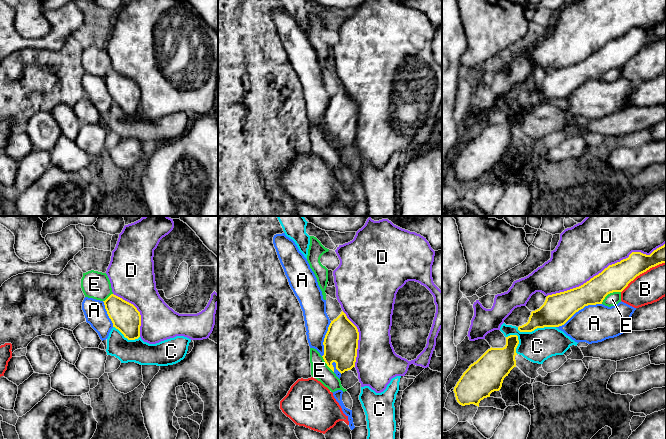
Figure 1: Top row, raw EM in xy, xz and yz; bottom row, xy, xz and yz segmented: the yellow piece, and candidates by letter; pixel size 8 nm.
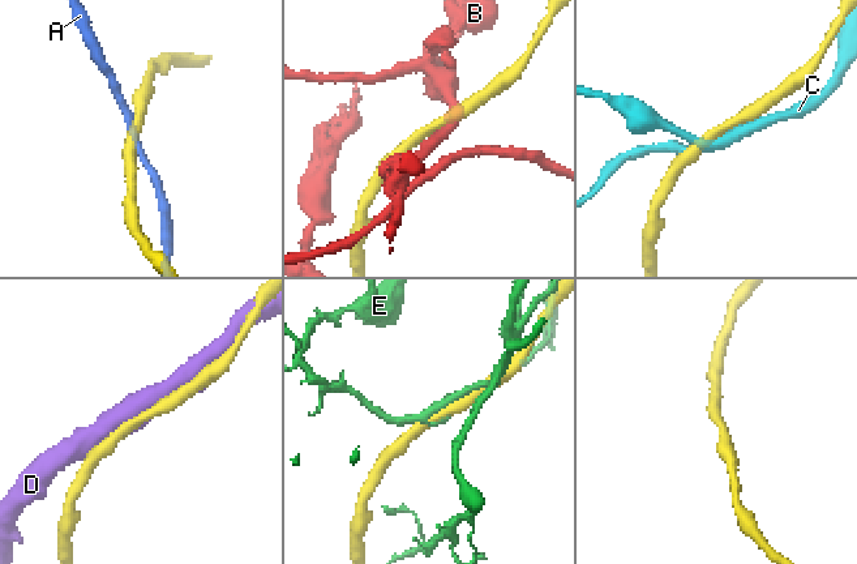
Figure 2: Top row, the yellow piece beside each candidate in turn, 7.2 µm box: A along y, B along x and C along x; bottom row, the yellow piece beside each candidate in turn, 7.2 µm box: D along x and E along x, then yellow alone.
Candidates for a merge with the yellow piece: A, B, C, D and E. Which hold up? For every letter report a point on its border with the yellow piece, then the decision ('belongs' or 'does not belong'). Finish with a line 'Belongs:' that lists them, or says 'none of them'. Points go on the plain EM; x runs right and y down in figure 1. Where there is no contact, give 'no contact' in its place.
A: yz (578, 86) | does not belong
B: yz (642, 48) | does not belong
C: yz (536, 104) | does not belong
D: yz (607, 43) | belongs
E: yz (609, 69) | does not belong
Belongs: D

